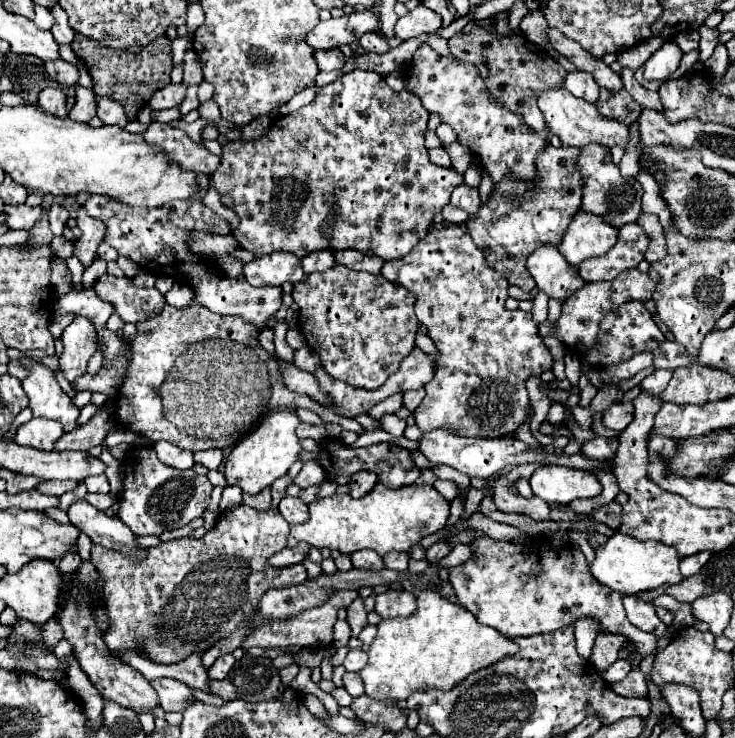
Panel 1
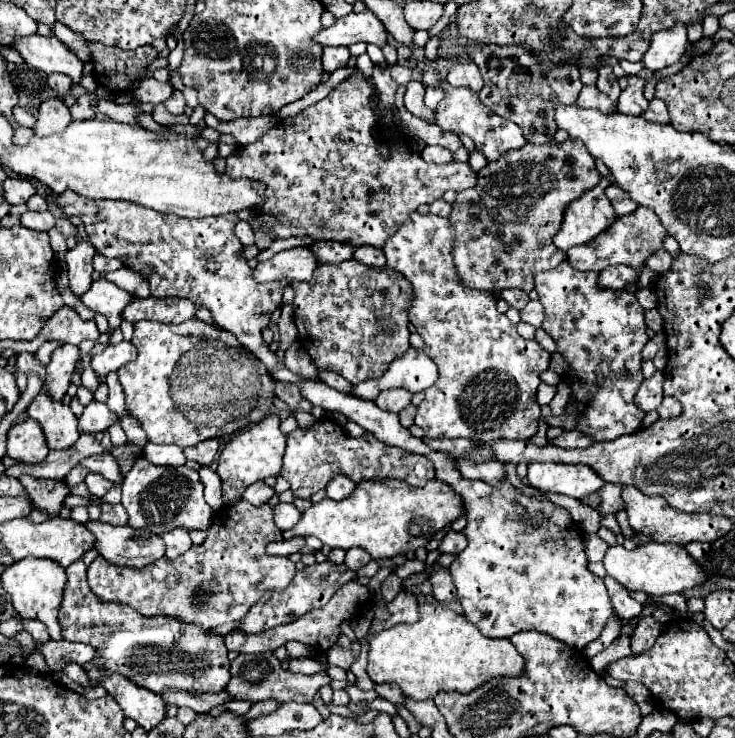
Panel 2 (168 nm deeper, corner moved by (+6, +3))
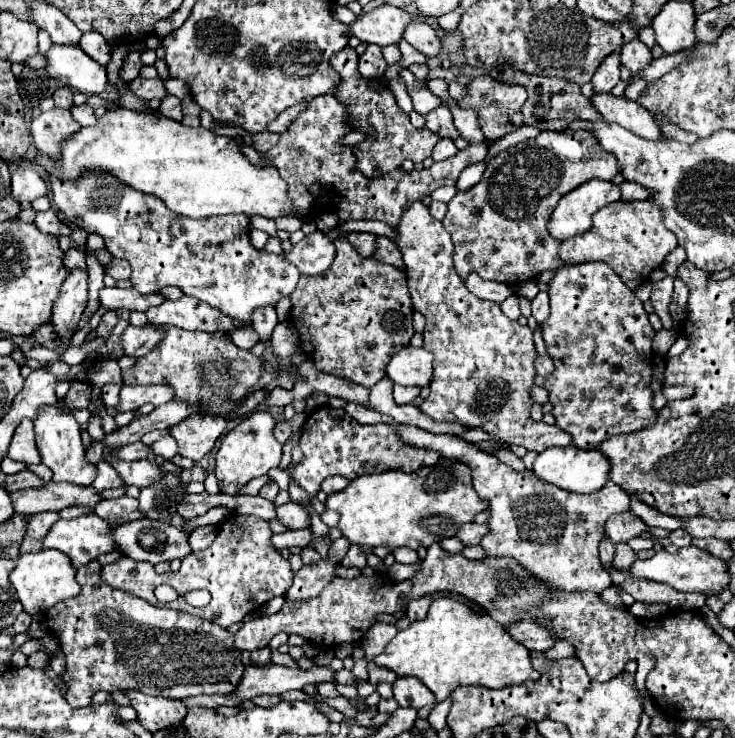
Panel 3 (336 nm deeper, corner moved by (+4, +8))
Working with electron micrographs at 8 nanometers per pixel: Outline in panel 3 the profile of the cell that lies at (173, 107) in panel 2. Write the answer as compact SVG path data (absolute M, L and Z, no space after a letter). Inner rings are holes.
M168 95L162 101L162 105L160 105L160 113L166 115L166 117L172 117L176 121L182 121L182 117L184 117L184 113L182 113L182 101L178 97L174 97L174 95Z

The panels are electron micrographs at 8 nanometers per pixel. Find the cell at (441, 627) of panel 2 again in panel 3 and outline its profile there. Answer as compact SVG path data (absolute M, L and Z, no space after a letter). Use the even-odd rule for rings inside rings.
M450 597L434 599L428 615L398 631L384 651L374 657L374 663L392 669L398 677L420 679L438 701L444 701L460 685L504 689L506 685L536 681L540 677L532 667L530 651L516 643L500 623L490 617L478 617L470 605Z

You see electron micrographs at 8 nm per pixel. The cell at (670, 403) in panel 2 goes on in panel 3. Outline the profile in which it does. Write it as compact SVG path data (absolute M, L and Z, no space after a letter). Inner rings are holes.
M662 387L662 393L664 393L666 401L676 401L676 399L692 397L694 391L690 387Z

